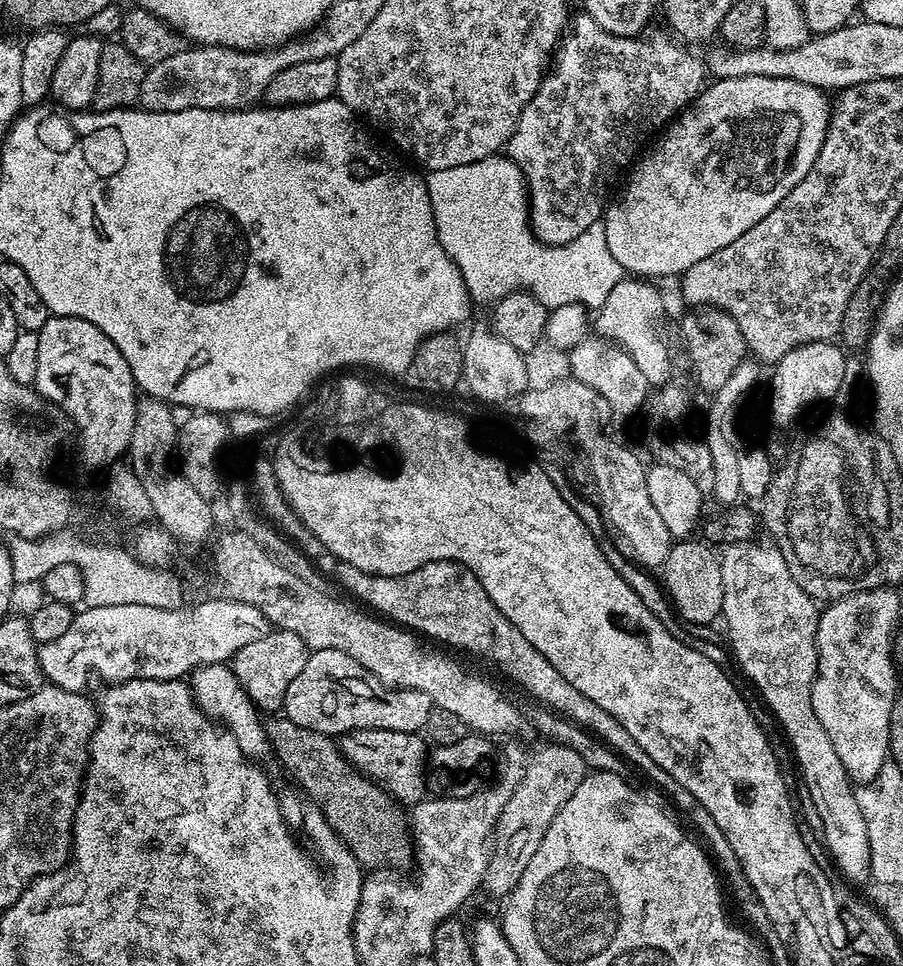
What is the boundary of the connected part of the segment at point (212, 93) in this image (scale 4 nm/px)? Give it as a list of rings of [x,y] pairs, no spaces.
[[[192,46],[174,58],[151,65],[145,71],[141,84],[138,104],[146,112],[181,112],[191,108],[202,110],[244,110],[257,100],[263,101],[264,91],[273,82],[274,76],[287,67],[300,63],[300,48],[276,48],[276,56],[256,56],[245,52],[236,56],[236,48],[217,48],[215,46]]]

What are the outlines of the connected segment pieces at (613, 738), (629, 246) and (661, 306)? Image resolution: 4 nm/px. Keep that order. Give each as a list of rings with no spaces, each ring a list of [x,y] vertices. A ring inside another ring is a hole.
[[[435,560],[401,576],[371,576],[369,572],[358,570],[358,566],[343,562],[335,566],[335,583],[340,583],[349,592],[349,597],[367,606],[373,613],[421,637],[429,636],[432,640],[441,640],[452,648],[465,648],[476,656],[489,656],[514,683],[521,684],[536,702],[587,729],[619,753],[633,769],[641,768],[692,819],[693,826],[708,839],[707,847],[711,855],[724,863],[724,872],[728,875],[733,890],[740,892],[744,912],[756,923],[757,933],[763,934],[773,929],[762,902],[754,894],[734,850],[730,850],[730,842],[726,842],[726,834],[722,834],[722,829],[718,822],[714,822],[710,810],[706,810],[706,806],[702,806],[702,802],[698,802],[698,798],[694,798],[694,794],[690,794],[690,790],[686,790],[682,782],[666,774],[666,770],[662,770],[662,766],[658,766],[658,762],[654,762],[654,758],[650,758],[650,754],[646,754],[646,750],[642,750],[642,746],[638,746],[638,742],[634,742],[634,738],[626,734],[626,726],[622,726],[618,718],[606,714],[606,710],[602,710],[598,702],[590,702],[586,694],[574,690],[574,686],[570,686],[570,682],[566,682],[566,678],[562,678],[562,674],[558,674],[558,670],[554,670],[554,666],[546,662],[544,655],[534,650],[534,646],[526,642],[526,638],[522,638],[522,634],[501,614],[498,606],[490,602],[486,590],[465,564],[457,564],[454,560]]]
[[[755,74],[747,76],[725,75],[723,79],[714,86],[705,87],[700,95],[659,133],[658,139],[660,138],[660,141],[656,145],[653,143],[643,153],[641,160],[627,175],[624,192],[617,195],[605,207],[602,223],[606,230],[606,246],[610,246],[610,254],[614,254],[614,258],[618,258],[620,267],[625,273],[635,274],[640,278],[679,277],[676,268],[682,269],[683,272],[690,270],[694,266],[692,260],[700,263],[702,262],[700,256],[704,259],[710,258],[708,252],[711,252],[713,256],[719,254],[722,251],[720,244],[724,244],[726,247],[730,246],[728,240],[734,242],[732,236],[742,238],[742,234],[746,234],[744,228],[750,230],[748,224],[754,226],[752,220],[762,222],[762,218],[766,218],[764,212],[770,214],[768,208],[774,210],[772,204],[778,206],[776,200],[782,202],[782,198],[786,198],[784,192],[790,194],[790,190],[794,190],[794,186],[798,186],[796,180],[802,182],[800,176],[806,178],[806,174],[810,174],[811,168],[808,164],[814,166],[812,156],[818,158],[819,152],[816,151],[816,148],[822,150],[820,136],[826,138],[828,133],[828,123],[824,121],[824,104],[820,104],[822,96],[816,96],[816,90],[812,92],[815,87],[809,84],[807,88],[800,88],[802,82],[797,80],[793,84],[788,84],[790,78],[774,78],[773,76],[757,76]]]
[[[621,278],[610,295],[594,316],[594,328],[599,335],[615,340],[628,352],[641,373],[646,377],[649,387],[660,388],[673,377],[674,364],[670,352],[659,332],[660,320],[666,312],[666,300],[663,294],[646,280]]]

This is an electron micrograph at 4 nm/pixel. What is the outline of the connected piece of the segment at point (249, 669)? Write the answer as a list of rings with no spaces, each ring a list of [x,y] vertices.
[[[270,630],[266,638],[258,638],[258,642],[242,646],[242,650],[232,656],[230,667],[257,709],[276,712],[283,709],[286,690],[290,690],[290,682],[294,682],[294,678],[298,678],[299,672],[306,666],[309,655],[308,645],[302,642],[298,634]]]

